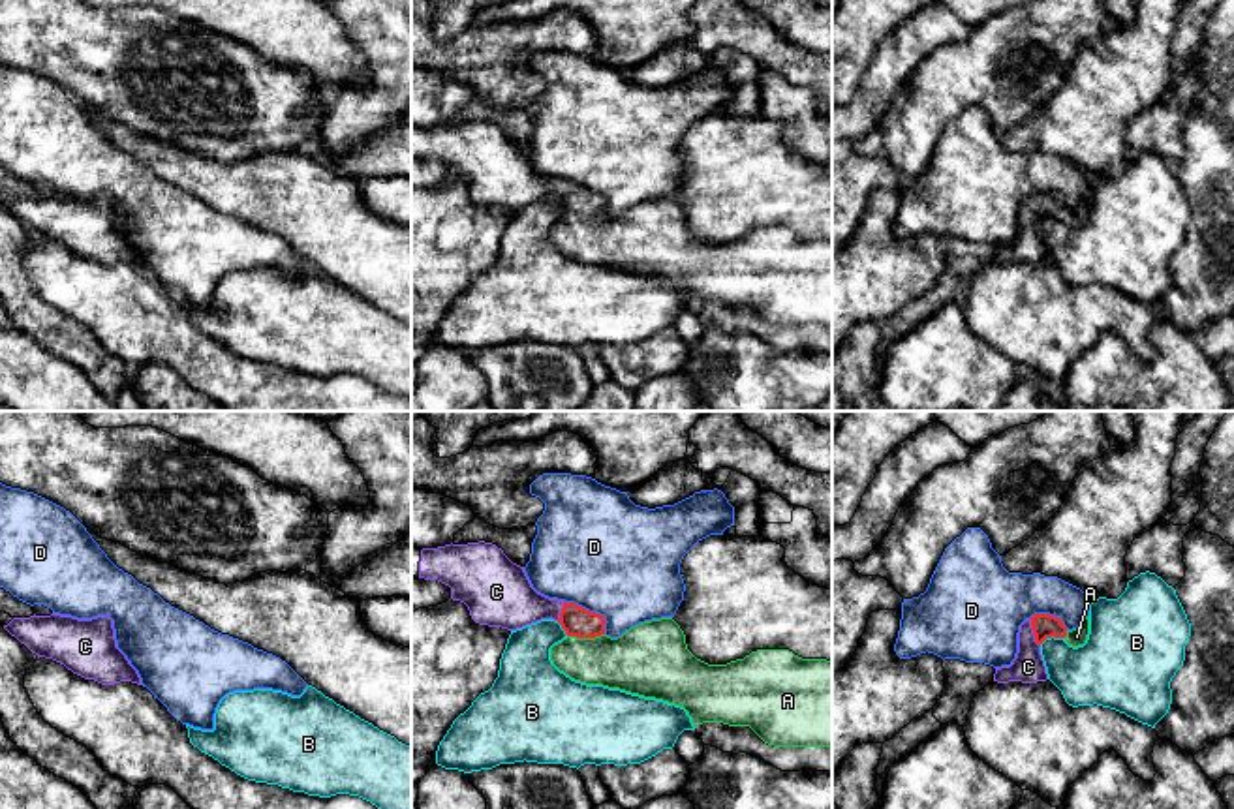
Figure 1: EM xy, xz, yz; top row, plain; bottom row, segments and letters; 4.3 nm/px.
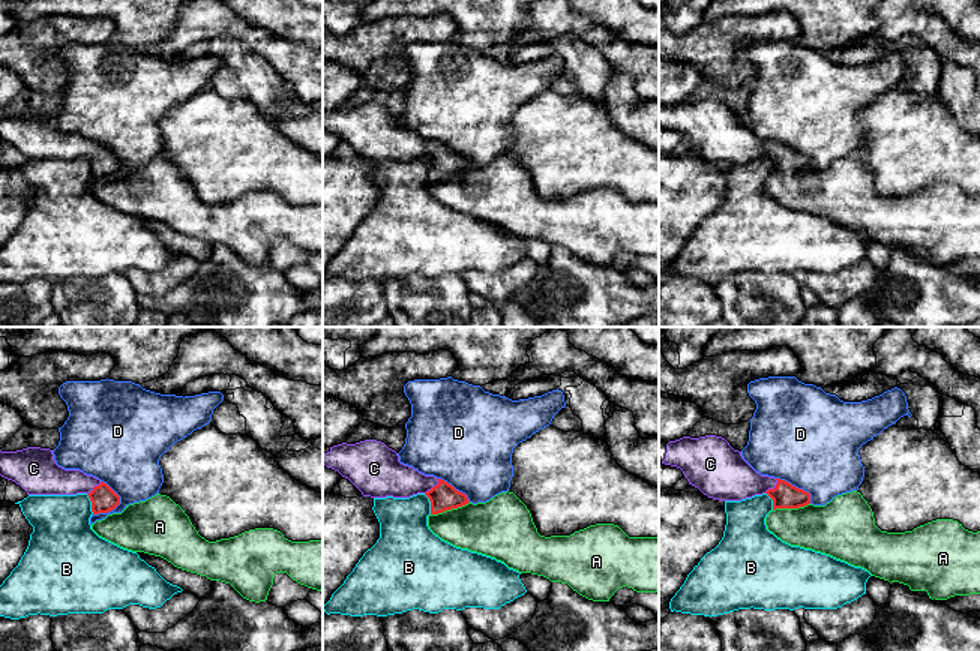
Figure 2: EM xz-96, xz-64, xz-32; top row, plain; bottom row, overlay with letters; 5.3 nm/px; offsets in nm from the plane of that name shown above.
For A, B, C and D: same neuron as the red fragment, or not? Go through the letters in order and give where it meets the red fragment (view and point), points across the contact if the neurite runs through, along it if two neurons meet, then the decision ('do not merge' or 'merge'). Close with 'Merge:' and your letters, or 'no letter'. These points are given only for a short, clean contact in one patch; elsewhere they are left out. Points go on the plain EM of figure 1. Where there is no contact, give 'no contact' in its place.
A: meets red in xz at (585, 216); runs through xz (575, 199), (585, 216), (609, 241), (637, 241); merge
B: meets red in yz at (1050, 216); do not merge
C: meets red in yz at (1033, 213); runs through yz (1045, 205), (1033, 213), (1028, 246); merge
D: meets red in xz at (592, 192); do not merge
Merge: A, C

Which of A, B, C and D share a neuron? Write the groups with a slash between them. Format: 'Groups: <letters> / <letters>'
Groups: A C / B / D

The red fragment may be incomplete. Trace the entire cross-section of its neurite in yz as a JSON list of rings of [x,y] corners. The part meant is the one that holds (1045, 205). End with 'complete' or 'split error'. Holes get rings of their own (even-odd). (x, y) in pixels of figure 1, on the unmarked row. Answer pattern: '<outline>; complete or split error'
[[[1035,193],[1020,205],[1018,233],[1010,246],[995,248],[994,261],[1037,263],[1046,261],[1046,246],[1041,235],[1041,223],[1046,218],[1063,218],[1069,225],[1084,225],[1089,214],[1089,195],[1069,210],[1063,201],[1050,193]]]; split error

